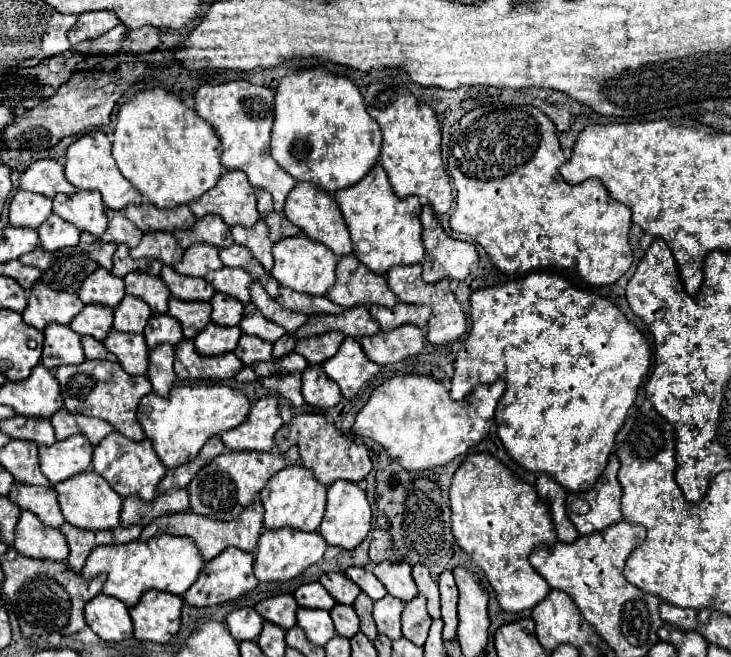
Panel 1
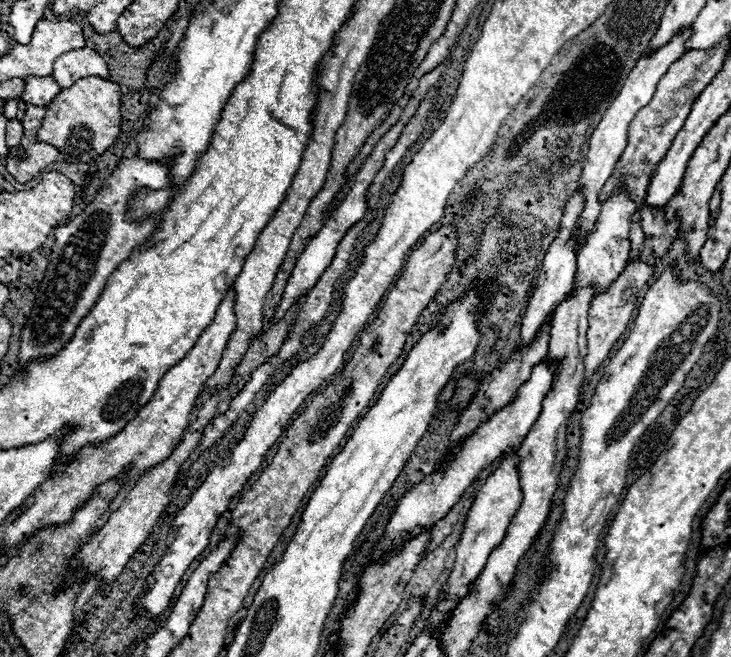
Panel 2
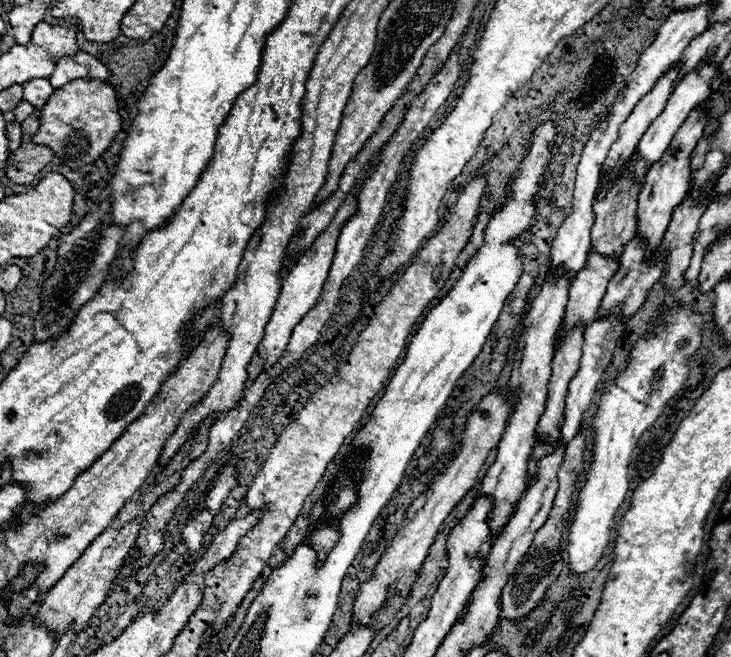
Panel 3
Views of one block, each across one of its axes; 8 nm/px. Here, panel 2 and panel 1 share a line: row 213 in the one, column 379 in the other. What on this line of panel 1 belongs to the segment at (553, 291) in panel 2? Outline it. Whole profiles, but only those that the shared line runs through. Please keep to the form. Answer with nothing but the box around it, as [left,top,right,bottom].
[374,562,418,602]

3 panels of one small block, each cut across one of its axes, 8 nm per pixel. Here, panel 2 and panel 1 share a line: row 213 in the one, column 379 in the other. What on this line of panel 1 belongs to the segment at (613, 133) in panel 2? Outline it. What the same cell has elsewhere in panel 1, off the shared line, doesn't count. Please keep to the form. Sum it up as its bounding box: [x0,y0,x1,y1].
[346,566,388,600]

